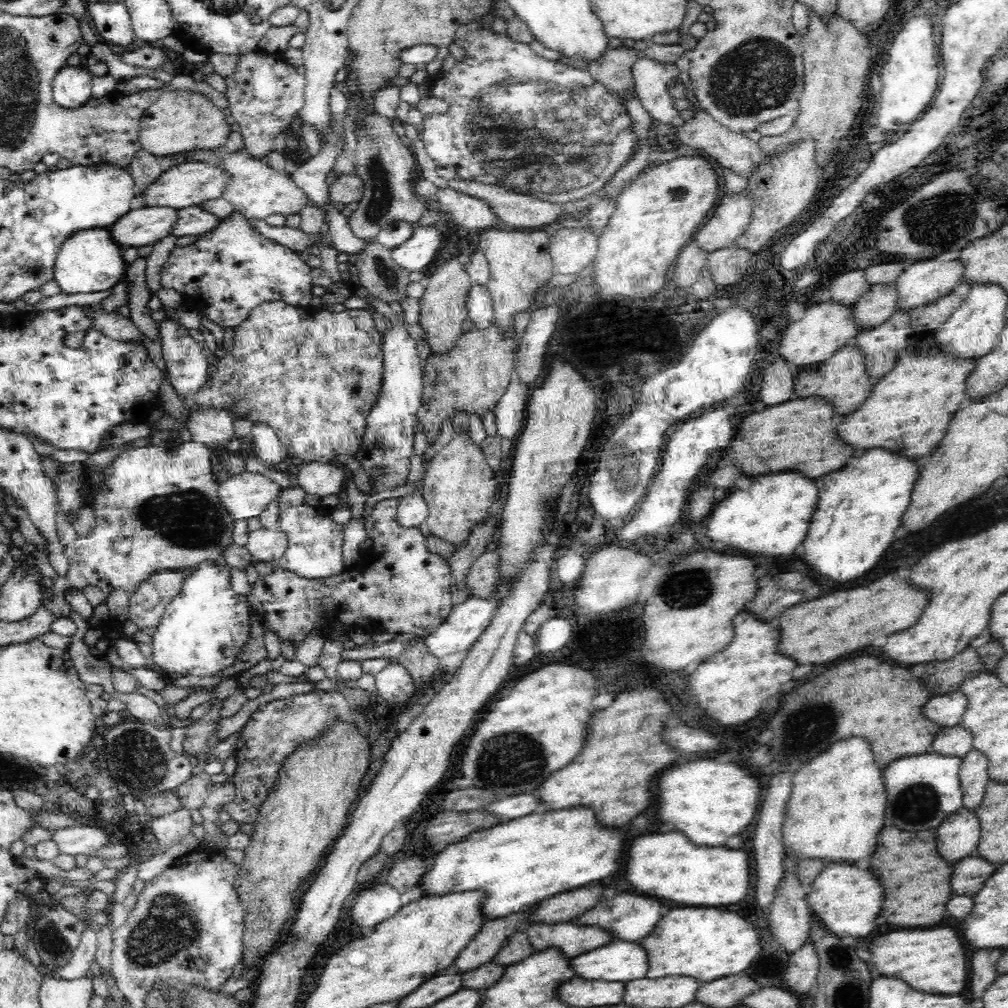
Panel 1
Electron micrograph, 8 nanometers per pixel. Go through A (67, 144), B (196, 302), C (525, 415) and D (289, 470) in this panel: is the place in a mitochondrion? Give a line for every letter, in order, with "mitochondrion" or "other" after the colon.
A: other
B: other
C: other
D: other

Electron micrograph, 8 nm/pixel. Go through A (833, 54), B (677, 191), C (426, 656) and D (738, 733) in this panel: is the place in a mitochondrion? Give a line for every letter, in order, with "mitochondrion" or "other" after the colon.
A: other
B: mitochondrion
C: other
D: other

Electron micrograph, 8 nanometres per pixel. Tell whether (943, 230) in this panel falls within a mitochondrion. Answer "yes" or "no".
yes

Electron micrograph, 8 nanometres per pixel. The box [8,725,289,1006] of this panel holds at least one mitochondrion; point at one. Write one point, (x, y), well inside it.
(169, 926)

